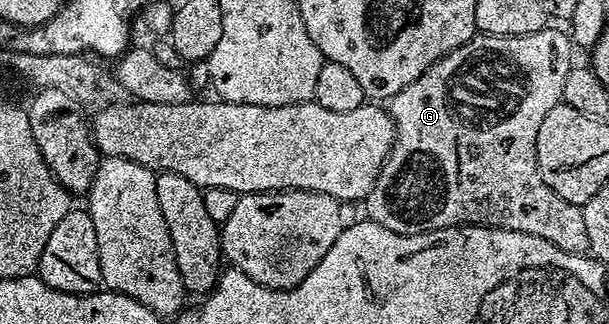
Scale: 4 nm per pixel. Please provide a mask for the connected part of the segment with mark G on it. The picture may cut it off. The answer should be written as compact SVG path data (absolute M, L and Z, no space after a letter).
M546 28L539 32L531 32L527 36L511 36L510 38L504 38L502 34L478 32L473 35L472 40L466 46L455 48L431 68L427 68L423 76L407 84L407 88L395 92L395 96L387 102L389 119L393 121L393 147L371 192L363 200L363 207L365 206L366 212L369 213L366 214L368 221L379 224L396 234L426 234L432 230L446 230L452 226L493 226L497 230L510 230L523 232L527 236L539 236L539 240L547 240L555 244L555 248L568 254L585 254L589 249L589 244L582 207L563 200L551 188L547 188L537 167L537 153L535 152L539 124L543 124L551 108L562 105L563 84L567 84L567 72L575 64L573 53L575 53L573 39L564 29Z

